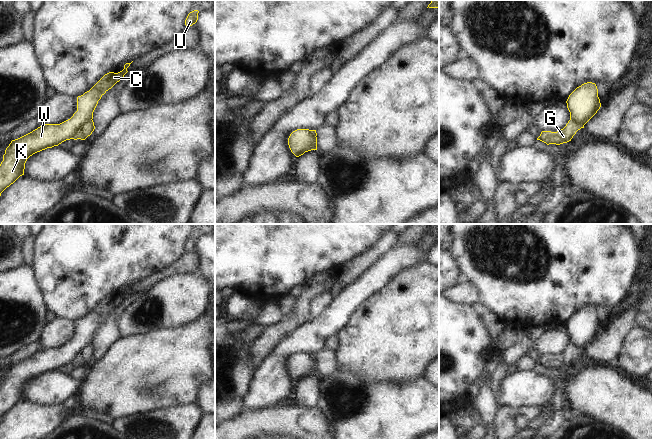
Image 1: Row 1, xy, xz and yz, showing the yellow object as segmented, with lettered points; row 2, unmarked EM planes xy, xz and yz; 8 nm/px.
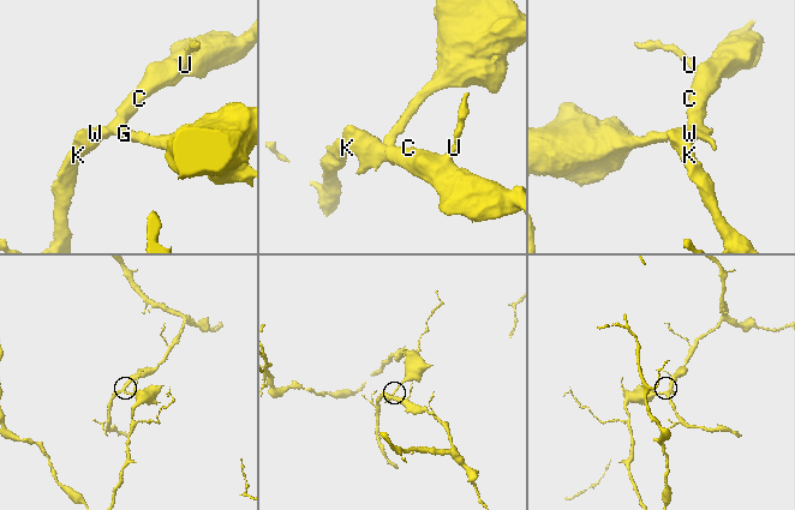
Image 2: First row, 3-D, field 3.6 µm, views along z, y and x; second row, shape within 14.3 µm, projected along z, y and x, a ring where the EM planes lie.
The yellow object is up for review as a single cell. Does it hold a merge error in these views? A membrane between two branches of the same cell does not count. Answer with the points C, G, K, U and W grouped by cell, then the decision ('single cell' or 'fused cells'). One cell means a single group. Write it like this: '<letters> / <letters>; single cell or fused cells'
C K U W / G; fused cells

